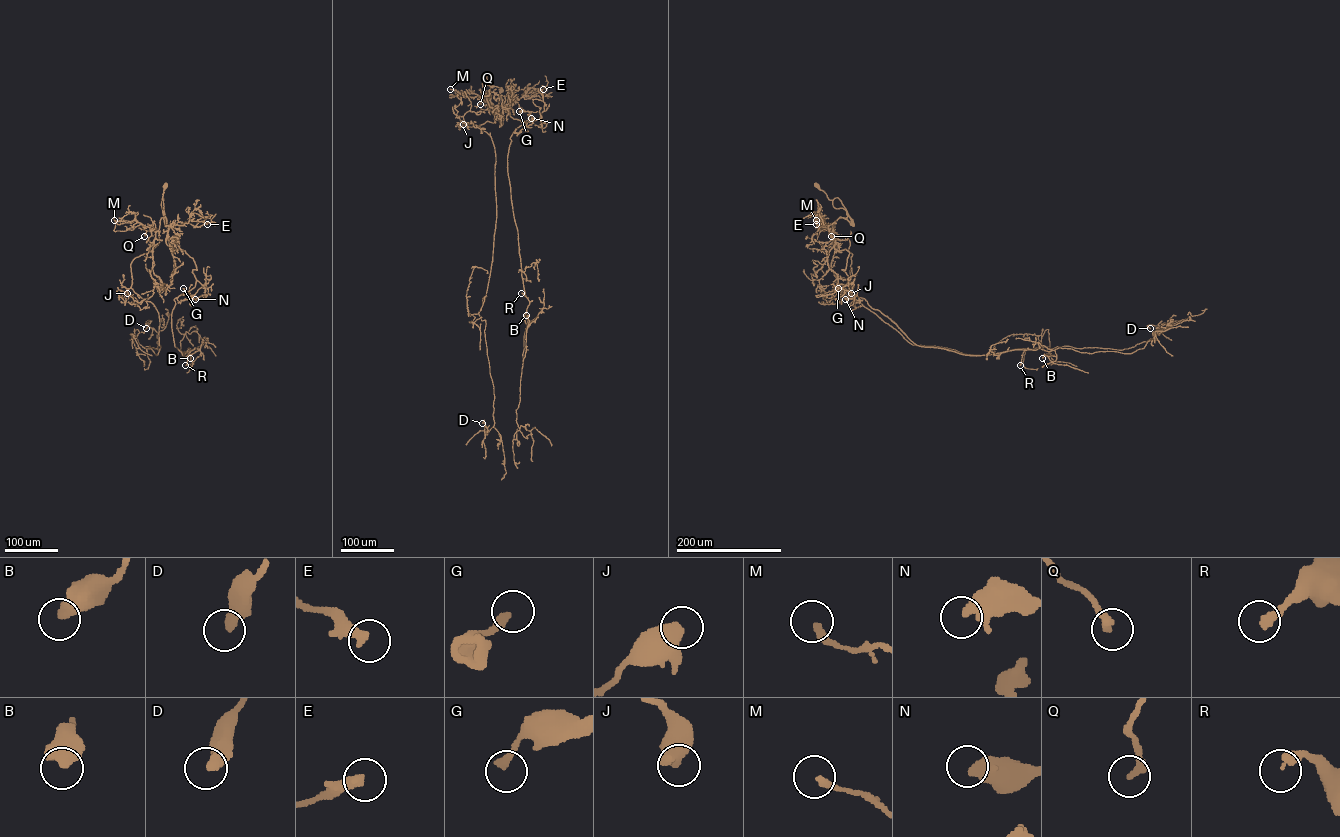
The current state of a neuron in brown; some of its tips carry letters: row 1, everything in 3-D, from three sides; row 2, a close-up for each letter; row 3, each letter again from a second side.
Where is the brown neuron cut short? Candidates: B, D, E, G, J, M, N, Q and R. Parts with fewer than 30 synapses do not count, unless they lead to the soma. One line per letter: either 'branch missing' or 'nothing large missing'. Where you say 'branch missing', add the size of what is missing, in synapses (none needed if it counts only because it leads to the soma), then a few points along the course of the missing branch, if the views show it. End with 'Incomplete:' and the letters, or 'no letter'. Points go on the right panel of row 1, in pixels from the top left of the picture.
B: nothing large missing
D: nothing large missing
E: nothing large missing
G: nothing large missing
J: nothing large missing
M: nothing large missing
N: nothing large missing
Q: nothing large missing
R: branch missing | 30 syn | (1020, 365), (1024, 370), (1041, 368)
Incomplete: R

